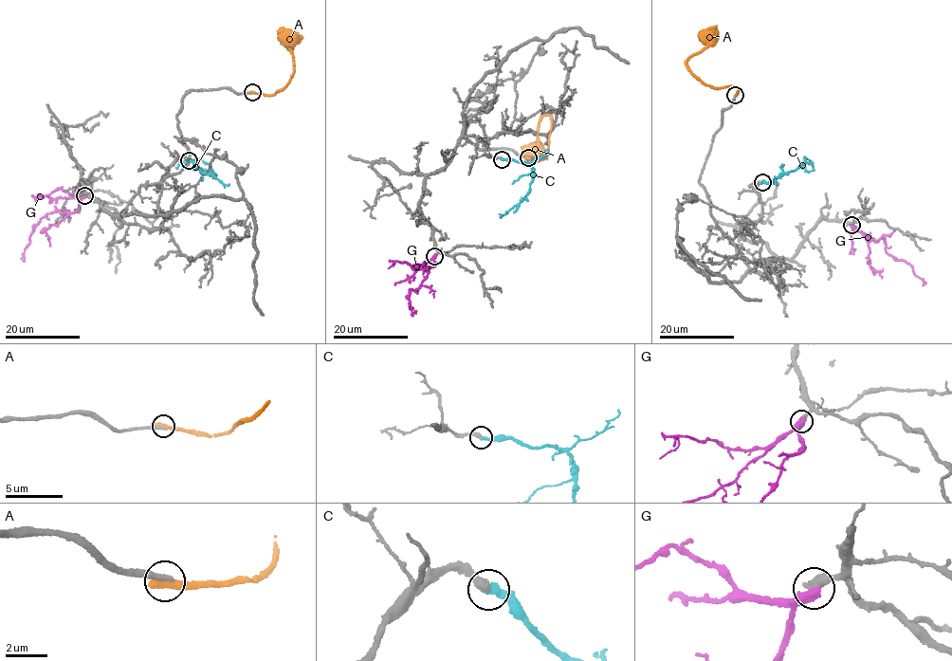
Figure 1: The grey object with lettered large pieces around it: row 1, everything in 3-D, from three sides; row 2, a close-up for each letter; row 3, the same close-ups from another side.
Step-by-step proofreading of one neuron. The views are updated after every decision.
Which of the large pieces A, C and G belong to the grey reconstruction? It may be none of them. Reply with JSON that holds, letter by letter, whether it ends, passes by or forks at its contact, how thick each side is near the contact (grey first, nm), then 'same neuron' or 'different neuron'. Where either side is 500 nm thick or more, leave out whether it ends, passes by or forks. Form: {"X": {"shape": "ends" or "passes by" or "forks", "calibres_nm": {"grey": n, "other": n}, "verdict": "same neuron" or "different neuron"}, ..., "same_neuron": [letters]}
{"A": {"shape": "ends", "calibres_nm": {"grey": 340, "other": 440}, "verdict": "different neuron"}, "C": {"shape": "ends", "calibres_nm": {"grey": 380, "other": 320}, "verdict": "same neuron"}, "G": {"calibres_nm": {"grey": 550, "other": 500}, "verdict": "different neuron"}, "same_neuron": ["C"]}

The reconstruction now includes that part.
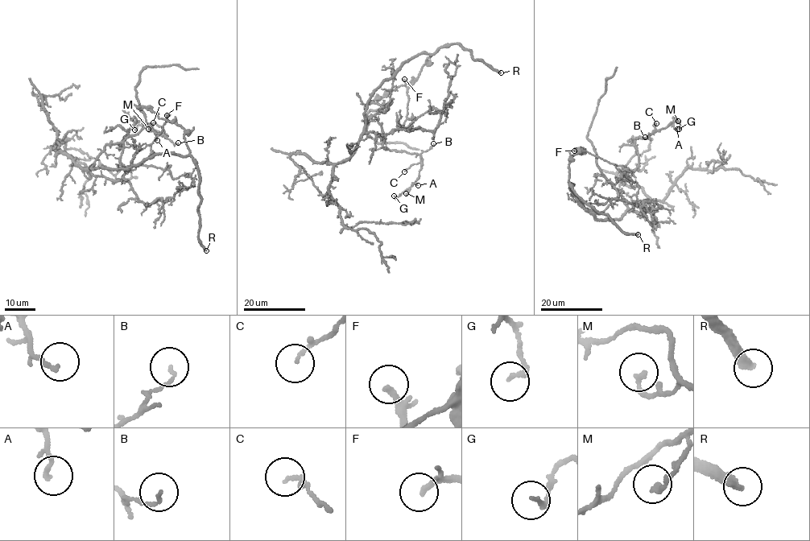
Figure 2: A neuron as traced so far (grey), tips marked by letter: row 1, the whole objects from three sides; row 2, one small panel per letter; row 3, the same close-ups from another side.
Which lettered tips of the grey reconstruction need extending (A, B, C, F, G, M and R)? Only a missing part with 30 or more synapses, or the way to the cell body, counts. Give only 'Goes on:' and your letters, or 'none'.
Goes on: F, R

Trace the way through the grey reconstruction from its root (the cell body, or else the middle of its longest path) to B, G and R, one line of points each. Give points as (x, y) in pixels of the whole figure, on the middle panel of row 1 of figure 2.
B: (365, 109), (365, 125), (375, 117), (383, 134), (382, 146), (384, 149), (419, 154), (433, 143)
G: (365, 109), (365, 125), (375, 117), (384, 149), (418, 154), (421, 158), (415, 182), (394, 196)
R: (365, 109), (370, 95), (400, 65), (423, 53), (432, 55), (450, 43), (469, 50), (473, 59), (501, 72)

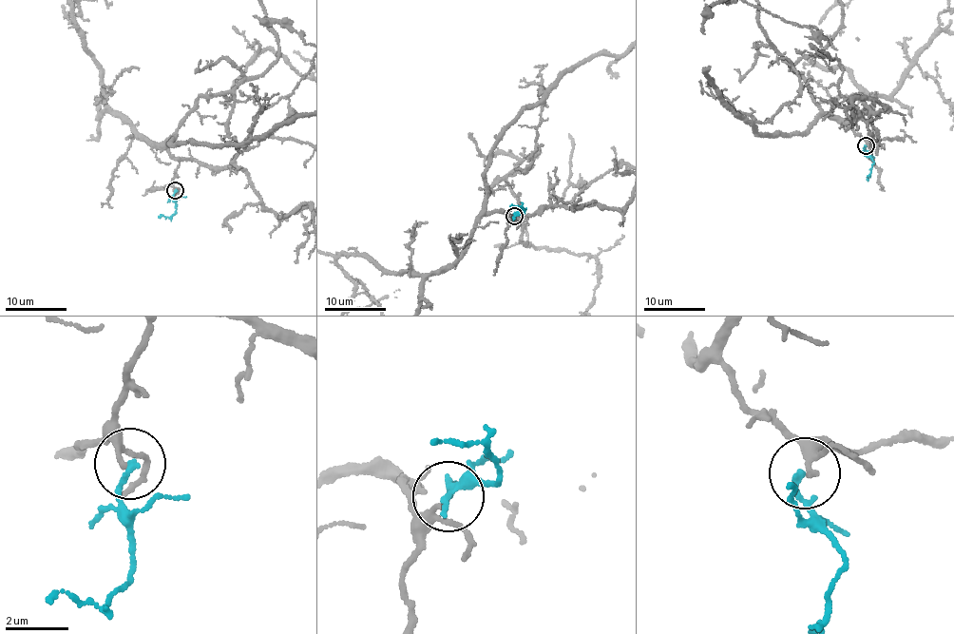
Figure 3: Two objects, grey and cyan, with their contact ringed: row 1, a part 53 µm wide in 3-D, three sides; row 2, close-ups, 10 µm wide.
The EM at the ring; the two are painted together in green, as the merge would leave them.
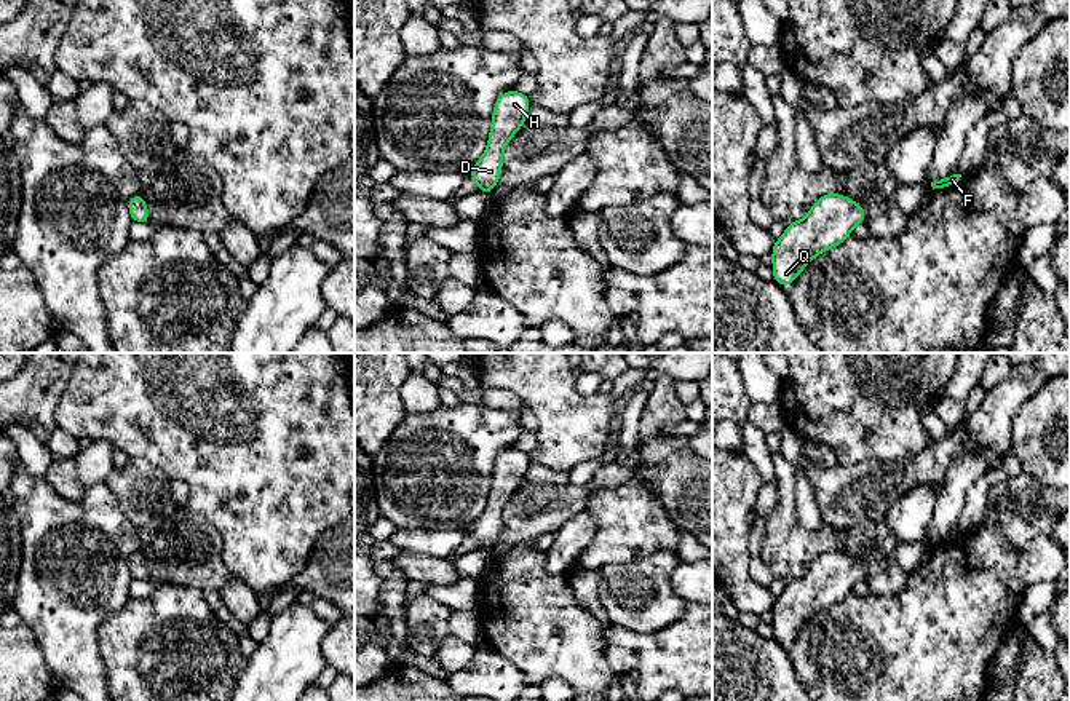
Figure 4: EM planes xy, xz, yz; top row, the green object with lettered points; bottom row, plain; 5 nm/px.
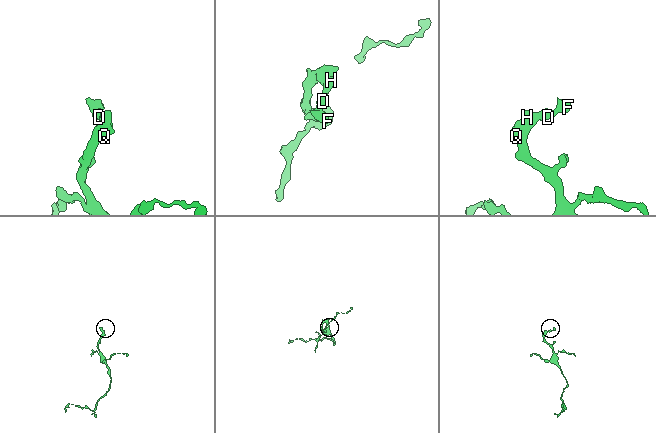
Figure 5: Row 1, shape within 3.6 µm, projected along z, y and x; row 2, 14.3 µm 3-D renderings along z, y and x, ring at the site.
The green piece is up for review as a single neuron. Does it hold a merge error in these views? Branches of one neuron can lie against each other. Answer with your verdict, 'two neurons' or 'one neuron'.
one neuron

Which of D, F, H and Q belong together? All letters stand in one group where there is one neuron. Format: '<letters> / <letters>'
D F H Q

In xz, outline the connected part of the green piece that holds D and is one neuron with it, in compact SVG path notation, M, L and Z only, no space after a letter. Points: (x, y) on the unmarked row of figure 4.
M516 447L497 455L487 506L468 533L479 543L478 551L490 551L497 545L503 525L503 508L524 482L529 465L530 453Z

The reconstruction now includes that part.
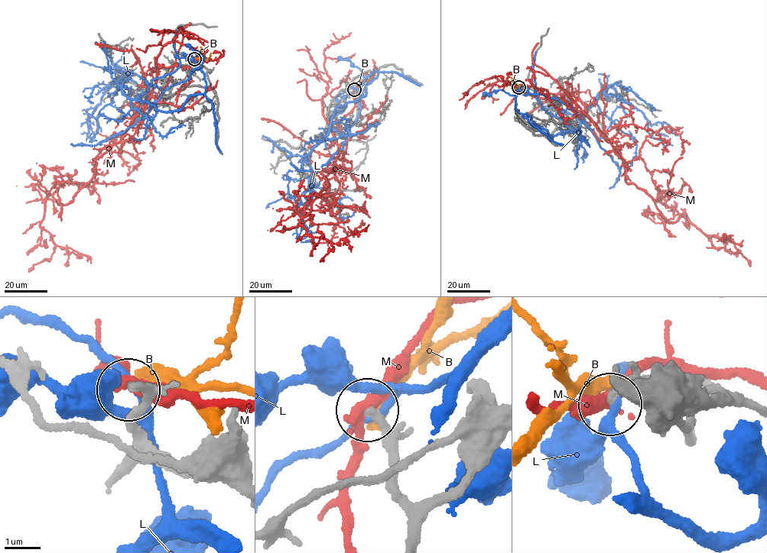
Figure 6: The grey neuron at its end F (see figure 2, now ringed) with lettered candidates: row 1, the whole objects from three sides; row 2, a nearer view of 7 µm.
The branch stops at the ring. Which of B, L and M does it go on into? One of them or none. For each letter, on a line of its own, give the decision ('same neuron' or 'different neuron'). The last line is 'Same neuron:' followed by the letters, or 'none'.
B: different neuron
L: different neuron
M: different neuron
Same neuron: none

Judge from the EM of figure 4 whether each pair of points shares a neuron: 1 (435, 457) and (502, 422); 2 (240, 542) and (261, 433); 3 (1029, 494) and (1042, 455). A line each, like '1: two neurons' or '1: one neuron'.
1: one neuron
2: one neuron
3: two neurons

